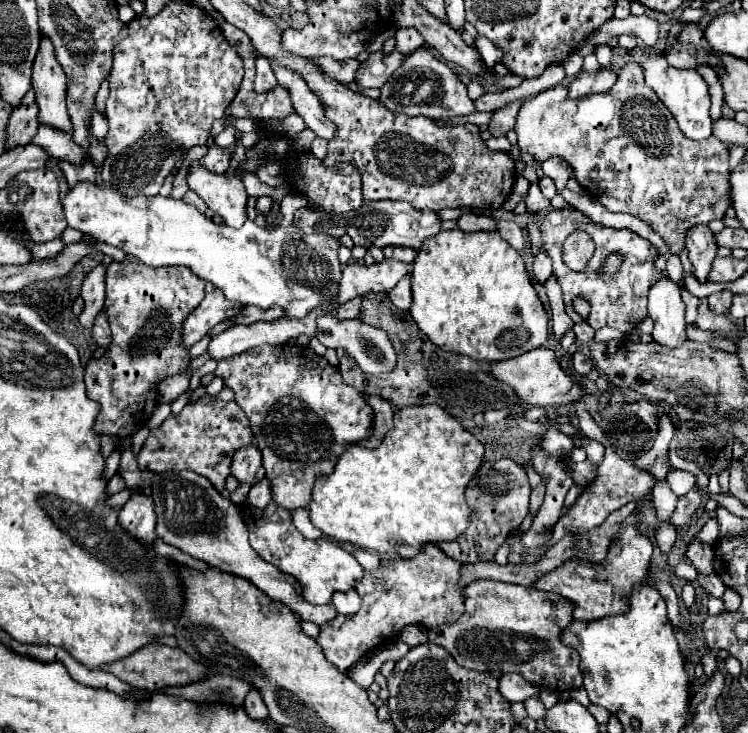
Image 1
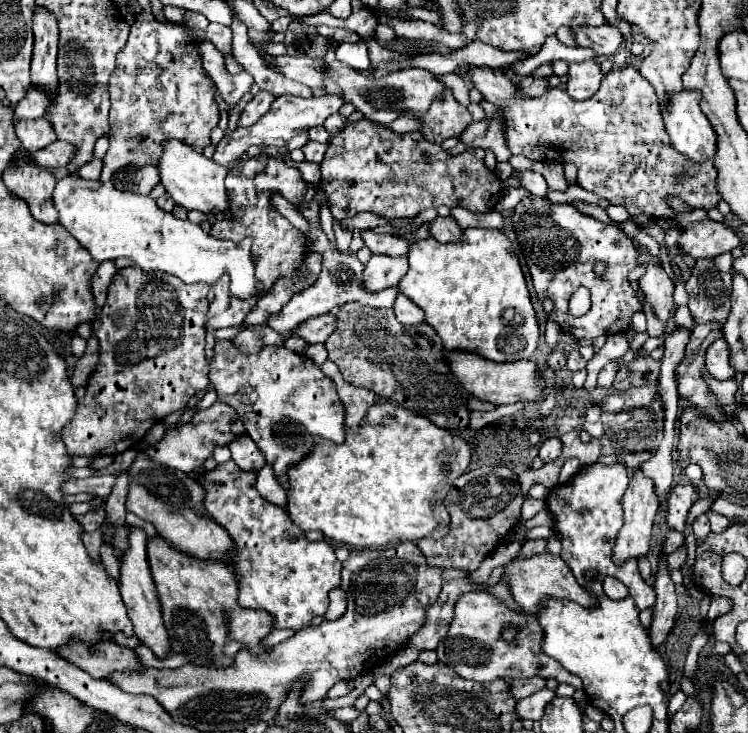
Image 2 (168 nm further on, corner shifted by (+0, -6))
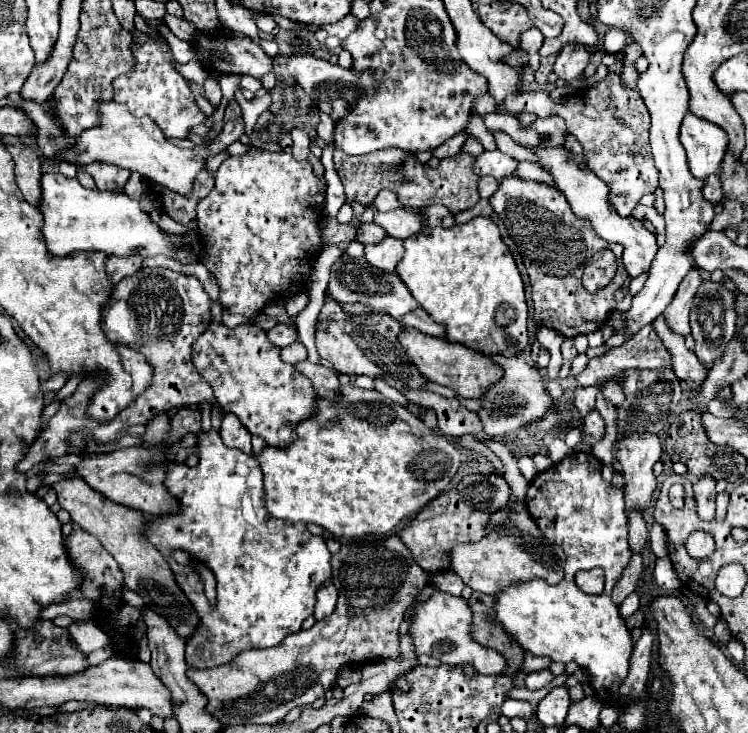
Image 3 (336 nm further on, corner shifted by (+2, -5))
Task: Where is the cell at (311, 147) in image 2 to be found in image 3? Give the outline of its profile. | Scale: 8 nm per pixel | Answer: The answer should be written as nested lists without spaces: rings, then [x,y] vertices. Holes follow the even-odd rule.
[[[294,127],[290,131],[290,135],[292,135],[292,141],[294,141],[292,143],[292,157],[298,159],[298,161],[306,159],[308,153],[310,153],[310,137],[308,137],[308,133],[304,129],[300,129],[300,127]]]

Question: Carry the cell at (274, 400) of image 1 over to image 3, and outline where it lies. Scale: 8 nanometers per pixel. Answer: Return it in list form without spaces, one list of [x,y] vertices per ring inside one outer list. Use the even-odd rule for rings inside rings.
[[[210,323],[208,329],[194,341],[192,361],[198,369],[198,373],[210,383],[210,387],[214,391],[214,401],[224,411],[234,413],[252,435],[262,437],[266,441],[266,445],[270,445],[270,447],[286,449],[290,445],[290,441],[296,439],[298,423],[316,415],[316,405],[318,405],[320,397],[312,389],[312,383],[302,373],[296,373],[294,365],[288,365],[280,359],[280,347],[272,345],[268,341],[266,331],[256,325],[238,325],[238,327],[230,329],[226,325]]]

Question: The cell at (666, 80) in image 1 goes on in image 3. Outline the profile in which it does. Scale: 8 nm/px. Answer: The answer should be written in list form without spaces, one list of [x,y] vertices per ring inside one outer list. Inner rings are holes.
[[[688,113],[680,127],[680,143],[688,153],[688,167],[694,177],[706,179],[720,173],[720,161],[728,145],[724,129]]]

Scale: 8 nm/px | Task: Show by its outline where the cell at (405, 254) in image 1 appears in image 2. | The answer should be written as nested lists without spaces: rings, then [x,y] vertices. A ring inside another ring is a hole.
[[[364,230],[362,240],[364,240],[364,246],[372,250],[372,254],[388,254],[388,256],[406,256],[410,246],[406,238],[400,238],[394,234],[378,234],[374,230]]]

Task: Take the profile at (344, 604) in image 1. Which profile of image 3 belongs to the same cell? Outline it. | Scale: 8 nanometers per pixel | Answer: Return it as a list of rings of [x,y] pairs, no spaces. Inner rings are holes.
[[[326,581],[320,589],[318,589],[318,603],[316,603],[316,611],[314,611],[314,617],[318,621],[322,621],[324,617],[332,615],[332,611],[336,609],[336,599],[338,599],[338,591],[334,587],[332,581]]]

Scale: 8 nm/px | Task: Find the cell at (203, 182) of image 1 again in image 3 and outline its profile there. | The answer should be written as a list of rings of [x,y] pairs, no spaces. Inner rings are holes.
[[[114,101],[100,105],[102,123],[86,129],[82,137],[78,137],[76,145],[72,149],[62,149],[56,153],[58,163],[72,163],[72,165],[88,165],[94,161],[102,163],[114,163],[118,167],[126,167],[132,171],[138,171],[146,179],[162,185],[164,189],[170,189],[180,195],[188,195],[194,187],[194,177],[204,169],[204,157],[198,155],[192,149],[182,149],[174,145],[172,141],[164,139],[162,131],[156,127],[154,121],[148,117],[134,117],[126,109],[126,105],[118,105]]]

